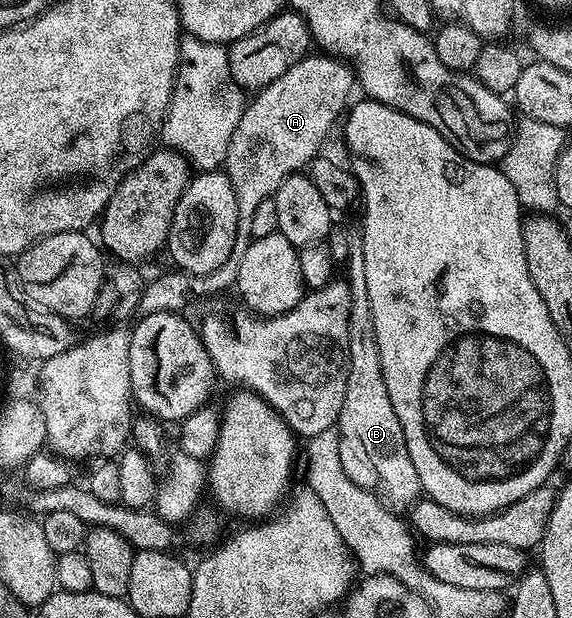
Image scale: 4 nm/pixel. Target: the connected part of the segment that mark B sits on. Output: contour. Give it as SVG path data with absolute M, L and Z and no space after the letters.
M354 271L354 287L350 290L352 309L348 317L348 361L346 362L346 388L344 405L340 405L336 430L338 432L338 449L340 465L352 482L373 491L374 496L386 511L395 513L409 512L423 494L420 477L416 477L416 465L408 457L408 445L404 441L404 429L400 429L400 417L388 401L388 387L380 369L380 347L376 345L376 325L372 325L372 305L368 297L368 285L364 281L364 271Z

